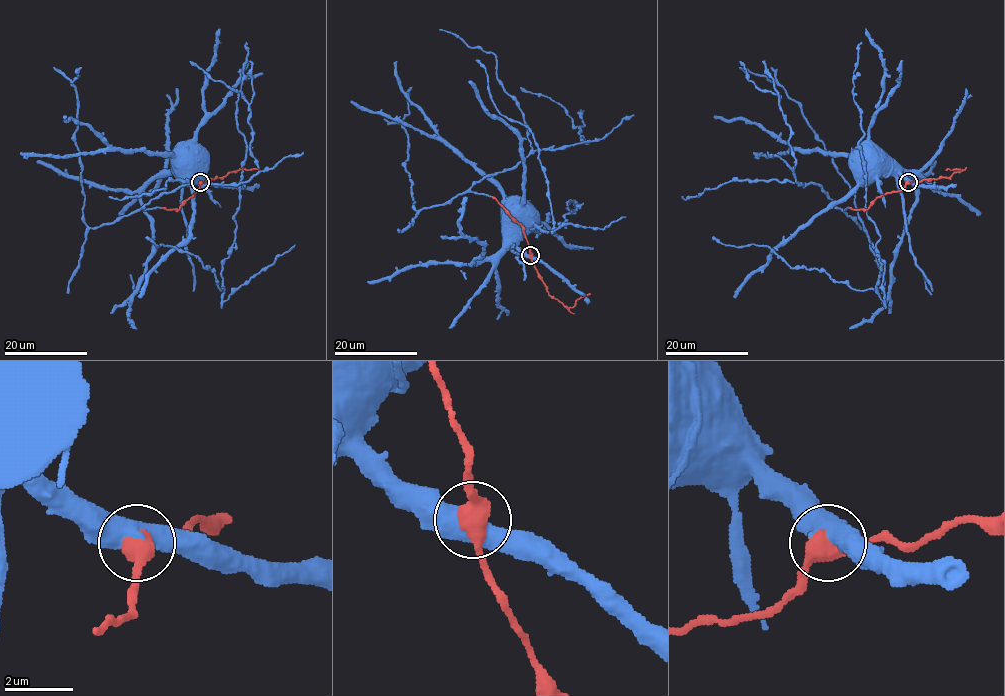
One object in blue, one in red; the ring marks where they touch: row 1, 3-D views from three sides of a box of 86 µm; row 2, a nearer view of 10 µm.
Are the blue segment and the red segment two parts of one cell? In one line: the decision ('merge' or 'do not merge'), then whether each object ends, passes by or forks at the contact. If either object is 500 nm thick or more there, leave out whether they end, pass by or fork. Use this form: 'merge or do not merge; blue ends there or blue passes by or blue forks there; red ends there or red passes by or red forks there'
merge

